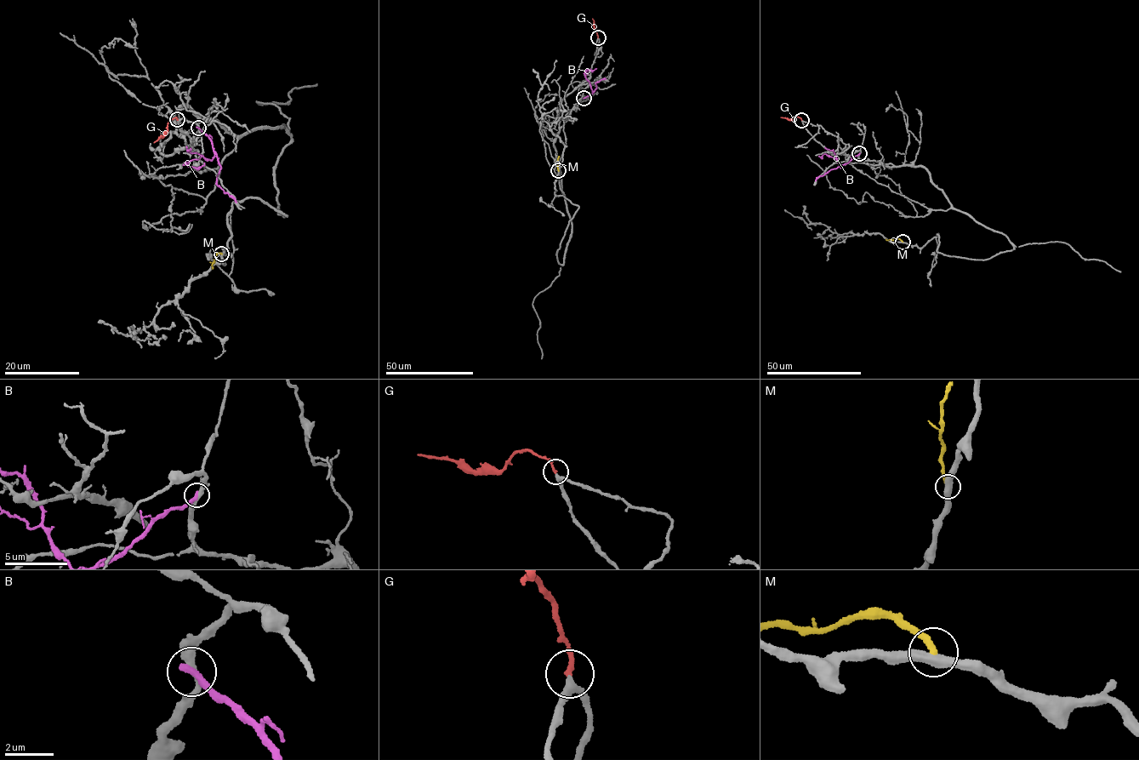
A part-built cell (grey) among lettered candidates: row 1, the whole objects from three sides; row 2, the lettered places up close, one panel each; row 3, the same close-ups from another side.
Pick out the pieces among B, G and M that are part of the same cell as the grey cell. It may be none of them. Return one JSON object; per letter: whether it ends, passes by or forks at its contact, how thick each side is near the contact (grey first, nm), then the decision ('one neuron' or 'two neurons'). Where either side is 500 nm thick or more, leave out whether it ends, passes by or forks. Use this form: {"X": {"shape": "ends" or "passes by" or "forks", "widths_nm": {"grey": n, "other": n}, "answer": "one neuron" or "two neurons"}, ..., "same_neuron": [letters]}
{"B": {"shape": "ends", "widths_nm": {"grey": 320, "other": 360}, "answer": "two neurons"}, "G": {"shape": "ends", "widths_nm": {"grey": 260, "other": 200}, "answer": "one neuron"}, "M": {"shape": "ends", "widths_nm": {"grey": 440, "other": 280}, "answer": "two neurons"}, "same_neuron": ["G"]}

